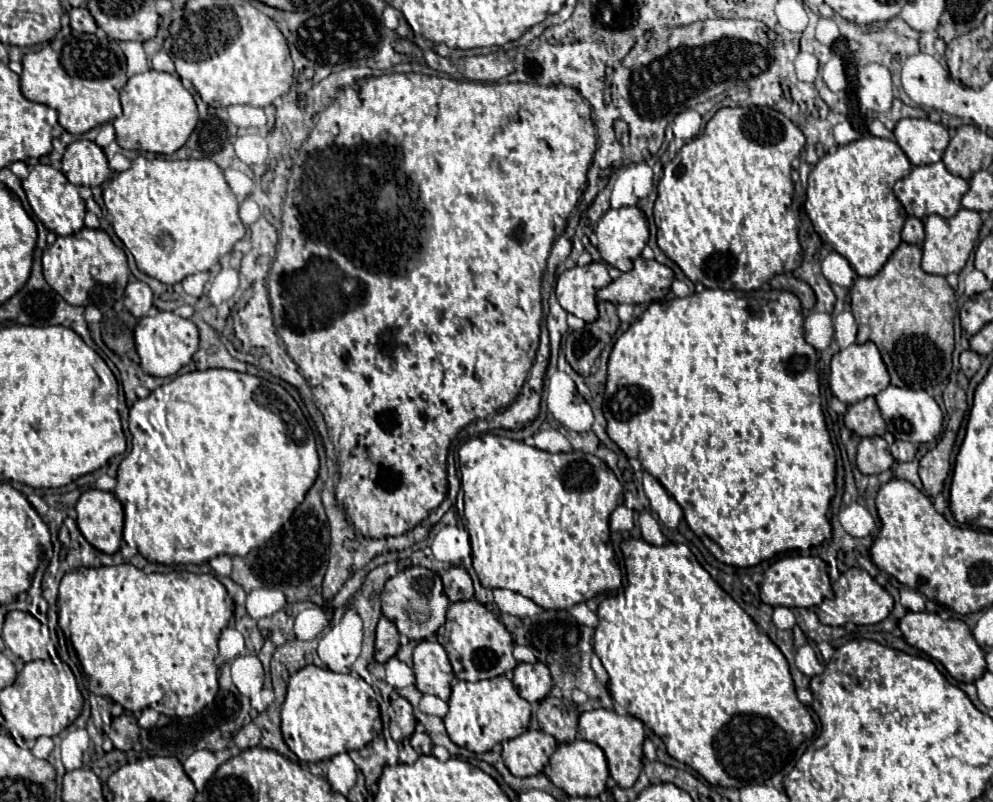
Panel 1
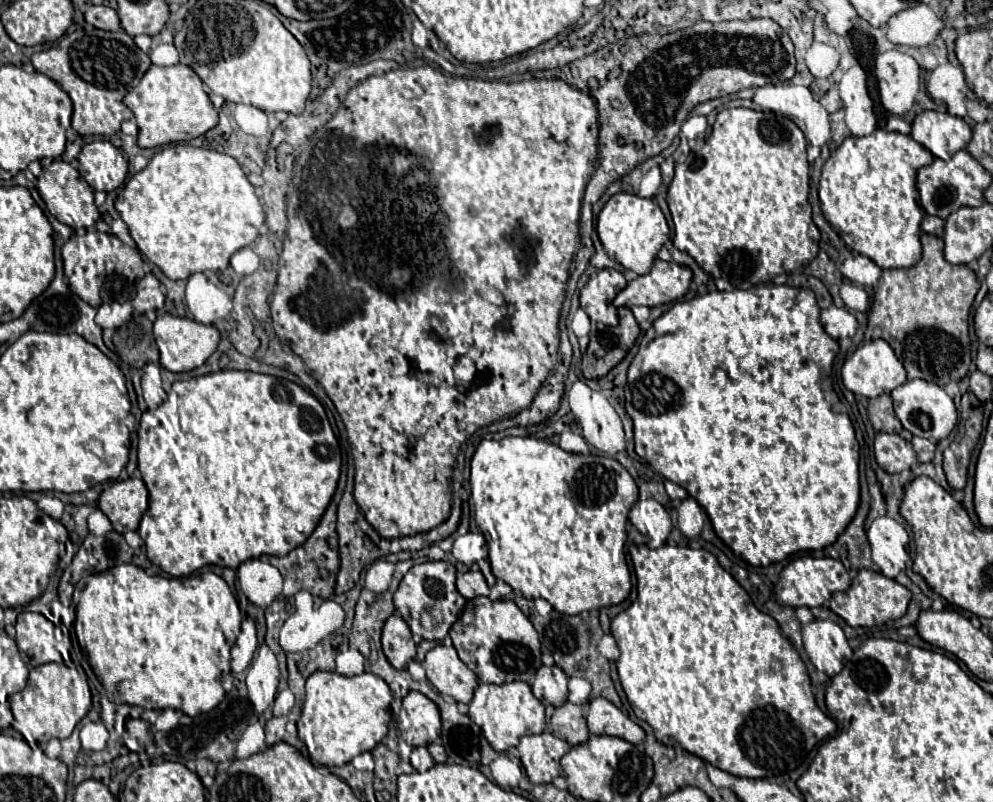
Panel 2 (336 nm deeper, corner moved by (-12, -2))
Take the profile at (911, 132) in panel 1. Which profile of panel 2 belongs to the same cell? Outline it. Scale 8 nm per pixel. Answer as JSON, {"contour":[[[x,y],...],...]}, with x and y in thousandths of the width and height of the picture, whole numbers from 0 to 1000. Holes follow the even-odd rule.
{"contour":[[[943,137],[926,140],[918,152],[916,170],[933,182],[943,197],[955,200],[963,187],[971,187],[979,172],[979,160],[963,145]]]}

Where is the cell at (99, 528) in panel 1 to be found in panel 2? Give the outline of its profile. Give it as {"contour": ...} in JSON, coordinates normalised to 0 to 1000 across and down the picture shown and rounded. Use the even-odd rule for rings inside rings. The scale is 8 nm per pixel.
{"contour":[[[141,596],[113,601],[99,621],[99,633],[109,643],[121,666],[139,661],[141,646],[149,633],[149,611]]]}

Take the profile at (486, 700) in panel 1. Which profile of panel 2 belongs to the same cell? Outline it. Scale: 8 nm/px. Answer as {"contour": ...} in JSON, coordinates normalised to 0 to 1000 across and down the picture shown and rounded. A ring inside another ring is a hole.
{"contour":[[[518,848],[514,853],[481,853],[477,860],[477,870],[471,878],[471,893],[485,910],[487,920],[499,938],[510,938],[516,930],[522,930],[524,920],[530,915],[544,915],[550,905],[548,878],[538,870],[534,855],[526,848]]]}

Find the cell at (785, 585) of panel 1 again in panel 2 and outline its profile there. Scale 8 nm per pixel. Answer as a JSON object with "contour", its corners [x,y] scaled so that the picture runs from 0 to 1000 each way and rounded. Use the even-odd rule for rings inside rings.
{"contour":[[[808,693],[798,698],[785,716],[785,723],[779,733],[781,738],[781,748],[783,753],[792,753],[798,758],[820,758],[820,756],[828,756],[832,748],[836,748],[836,743],[844,736],[854,736],[856,733],[856,718],[850,708],[850,703],[846,698],[840,696],[820,696],[820,693]]]}

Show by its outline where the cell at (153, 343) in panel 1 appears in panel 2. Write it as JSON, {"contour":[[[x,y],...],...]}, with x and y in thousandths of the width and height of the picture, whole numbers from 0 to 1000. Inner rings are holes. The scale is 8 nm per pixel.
{"contour":[[[165,392],[157,397],[155,401],[155,421],[161,440],[162,456],[171,464],[191,464],[203,456],[211,446],[211,441],[220,431],[222,414],[216,406],[207,406],[207,404],[201,404],[183,394],[175,394],[175,392]]]}

